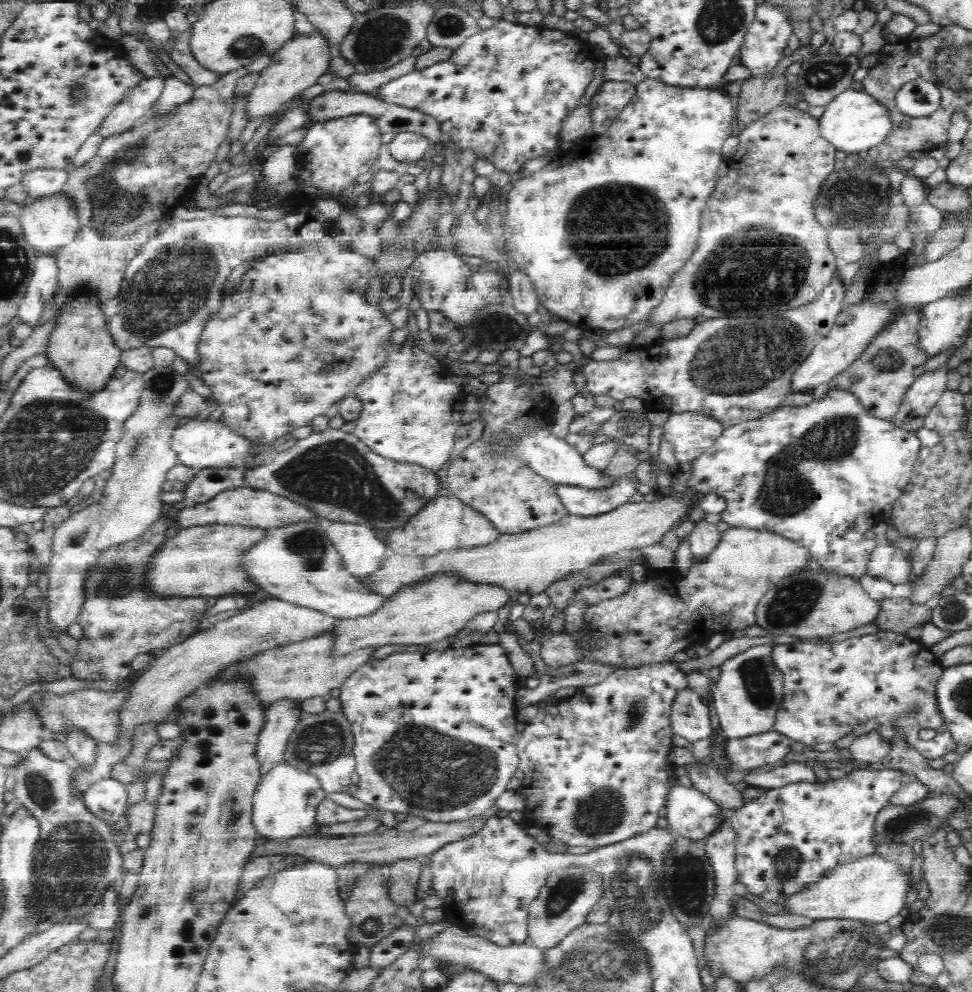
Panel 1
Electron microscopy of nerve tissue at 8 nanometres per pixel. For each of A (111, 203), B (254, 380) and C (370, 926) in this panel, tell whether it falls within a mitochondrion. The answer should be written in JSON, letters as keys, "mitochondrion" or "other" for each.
{"A":"mitochondrion","B":"other","C":"mitochondrion"}

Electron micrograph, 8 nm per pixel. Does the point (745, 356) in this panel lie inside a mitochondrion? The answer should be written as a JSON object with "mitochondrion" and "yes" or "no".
{"mitochondrion":"yes"}

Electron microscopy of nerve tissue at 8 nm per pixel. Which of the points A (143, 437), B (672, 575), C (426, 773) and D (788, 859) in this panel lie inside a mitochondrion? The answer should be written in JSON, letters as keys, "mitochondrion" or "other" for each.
{"A":"mitochondrion","B":"other","C":"mitochondrion","D":"mitochondrion"}

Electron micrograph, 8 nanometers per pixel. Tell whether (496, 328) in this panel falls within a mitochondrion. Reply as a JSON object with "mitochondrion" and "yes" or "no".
{"mitochondrion":"yes"}

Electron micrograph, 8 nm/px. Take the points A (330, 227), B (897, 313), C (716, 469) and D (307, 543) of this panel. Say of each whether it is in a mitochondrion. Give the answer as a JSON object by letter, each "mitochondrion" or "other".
{"A":"other","B":"other","C":"other","D":"mitochondrion"}

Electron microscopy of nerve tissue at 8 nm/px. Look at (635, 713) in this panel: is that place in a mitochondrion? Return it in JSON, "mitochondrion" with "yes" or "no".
{"mitochondrion":"yes"}

